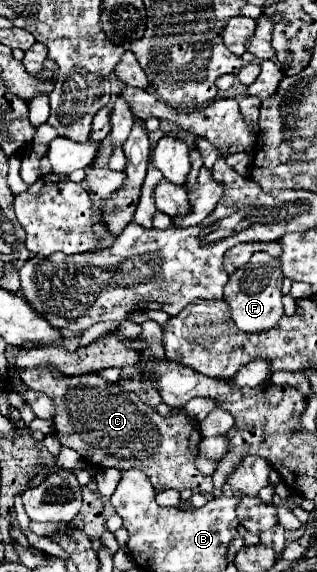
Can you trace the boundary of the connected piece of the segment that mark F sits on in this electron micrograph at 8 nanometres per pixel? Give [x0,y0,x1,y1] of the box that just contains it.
[225,252,283,332]

